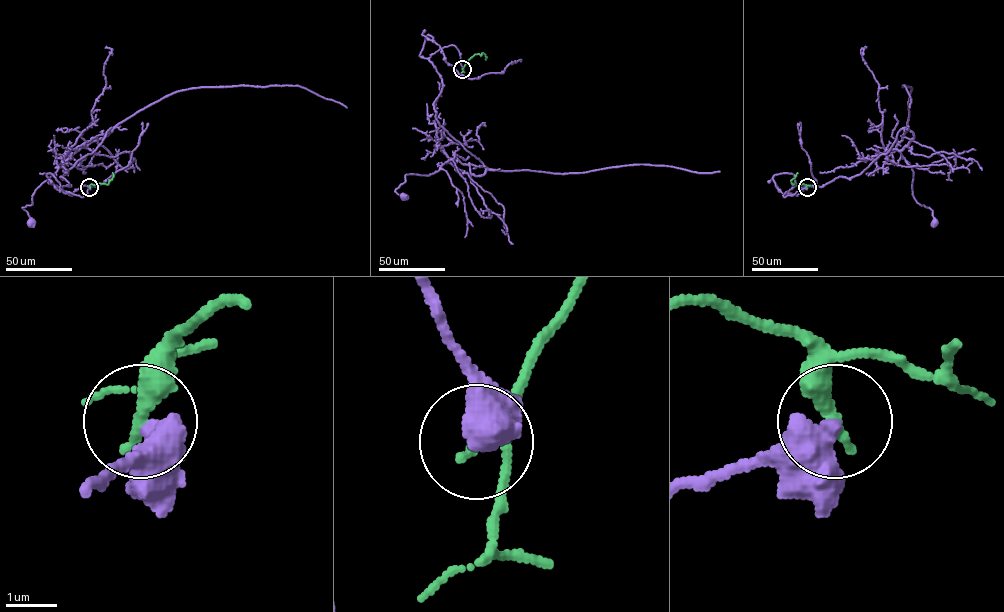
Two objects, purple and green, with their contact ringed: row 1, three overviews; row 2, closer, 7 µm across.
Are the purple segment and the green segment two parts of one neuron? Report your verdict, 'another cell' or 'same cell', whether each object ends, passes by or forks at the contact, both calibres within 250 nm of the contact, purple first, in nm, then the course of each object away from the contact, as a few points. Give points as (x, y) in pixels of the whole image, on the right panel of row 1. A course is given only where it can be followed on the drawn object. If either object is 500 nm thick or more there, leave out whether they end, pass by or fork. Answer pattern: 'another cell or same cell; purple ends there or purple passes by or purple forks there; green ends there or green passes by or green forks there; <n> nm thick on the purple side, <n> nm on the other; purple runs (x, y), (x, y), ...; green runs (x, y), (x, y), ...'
another cell; 500 nm thick on the purple side, 400 nm on the other; purple runs (807, 187), (783, 195), (860, 174), (908, 128), (913, 137), (901, 155), (913, 197), (934, 222); green runs (807, 187), (791, 183), (797, 172)

